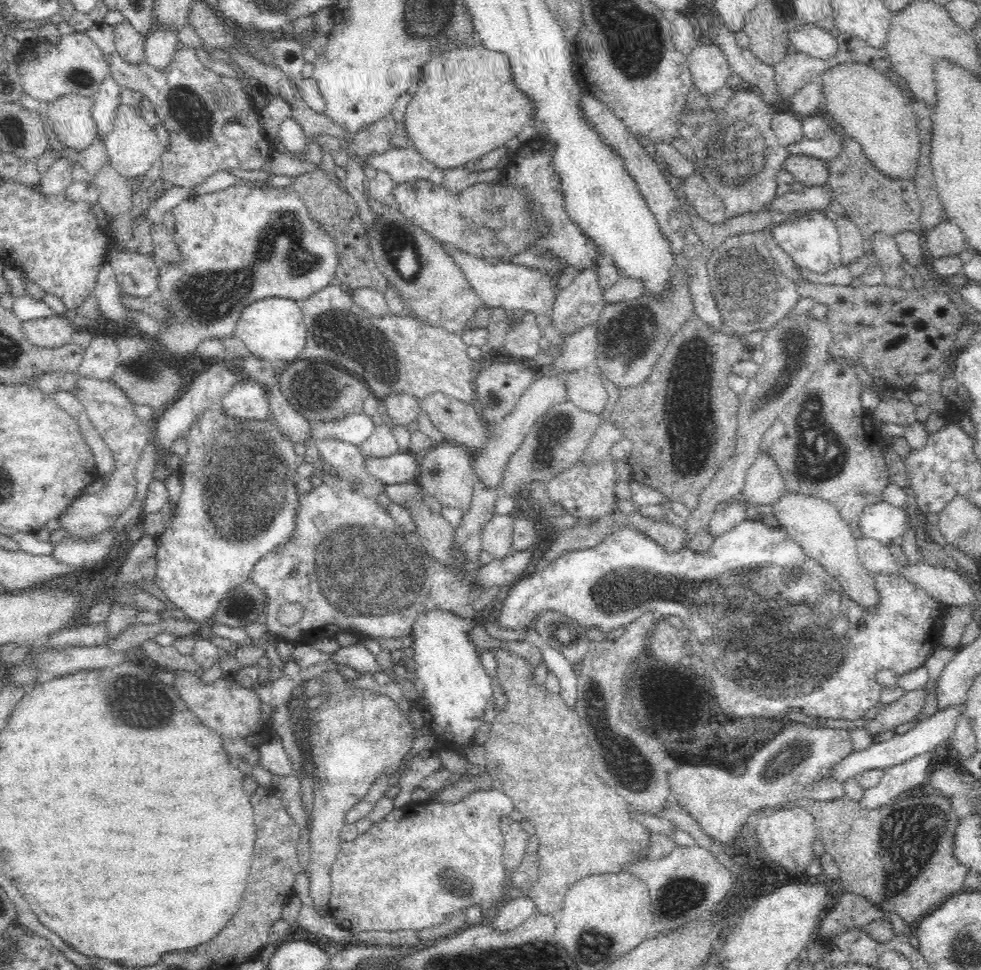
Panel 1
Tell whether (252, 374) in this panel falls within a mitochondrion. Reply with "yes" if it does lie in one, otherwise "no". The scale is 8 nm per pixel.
no

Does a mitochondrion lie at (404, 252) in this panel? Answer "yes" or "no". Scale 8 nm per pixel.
yes

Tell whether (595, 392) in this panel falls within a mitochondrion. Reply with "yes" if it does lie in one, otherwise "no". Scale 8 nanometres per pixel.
no

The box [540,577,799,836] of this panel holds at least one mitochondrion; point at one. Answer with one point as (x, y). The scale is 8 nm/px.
(626, 766)

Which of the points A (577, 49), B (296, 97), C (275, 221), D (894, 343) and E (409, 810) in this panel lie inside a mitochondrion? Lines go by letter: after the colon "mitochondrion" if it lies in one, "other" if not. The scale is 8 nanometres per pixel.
A: other
B: other
C: mitochondrion
D: other
E: other

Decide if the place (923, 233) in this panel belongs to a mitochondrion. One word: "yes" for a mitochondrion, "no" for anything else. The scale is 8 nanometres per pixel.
no

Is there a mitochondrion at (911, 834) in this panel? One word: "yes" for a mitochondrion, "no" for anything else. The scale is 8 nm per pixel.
yes

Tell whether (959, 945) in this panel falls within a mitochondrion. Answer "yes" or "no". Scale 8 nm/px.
yes

